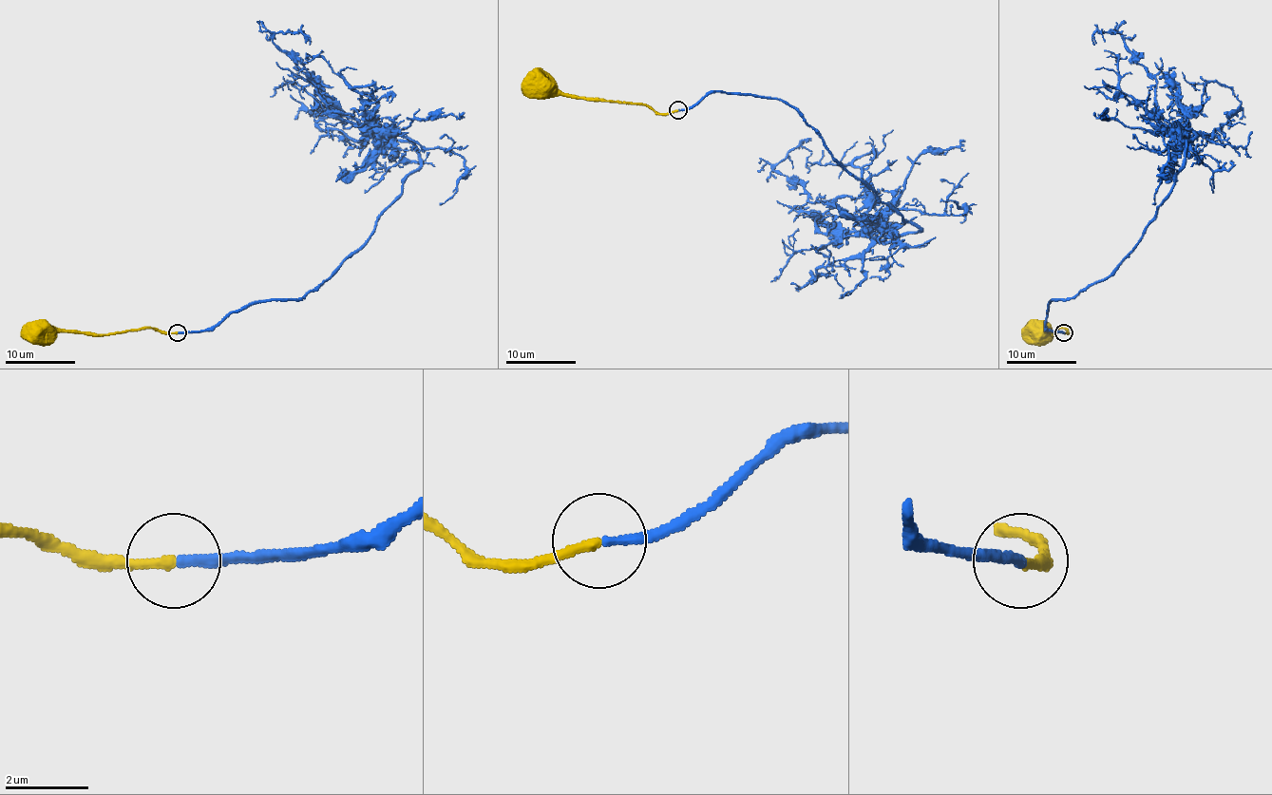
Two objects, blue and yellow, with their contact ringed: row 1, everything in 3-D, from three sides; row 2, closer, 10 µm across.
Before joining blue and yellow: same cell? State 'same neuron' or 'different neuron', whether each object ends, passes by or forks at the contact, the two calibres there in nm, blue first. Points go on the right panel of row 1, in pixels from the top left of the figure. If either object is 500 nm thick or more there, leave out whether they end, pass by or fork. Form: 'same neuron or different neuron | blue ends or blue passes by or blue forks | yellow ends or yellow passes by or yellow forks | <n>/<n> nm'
same neuron | blue ends | yellow ends | 240/240 nm

